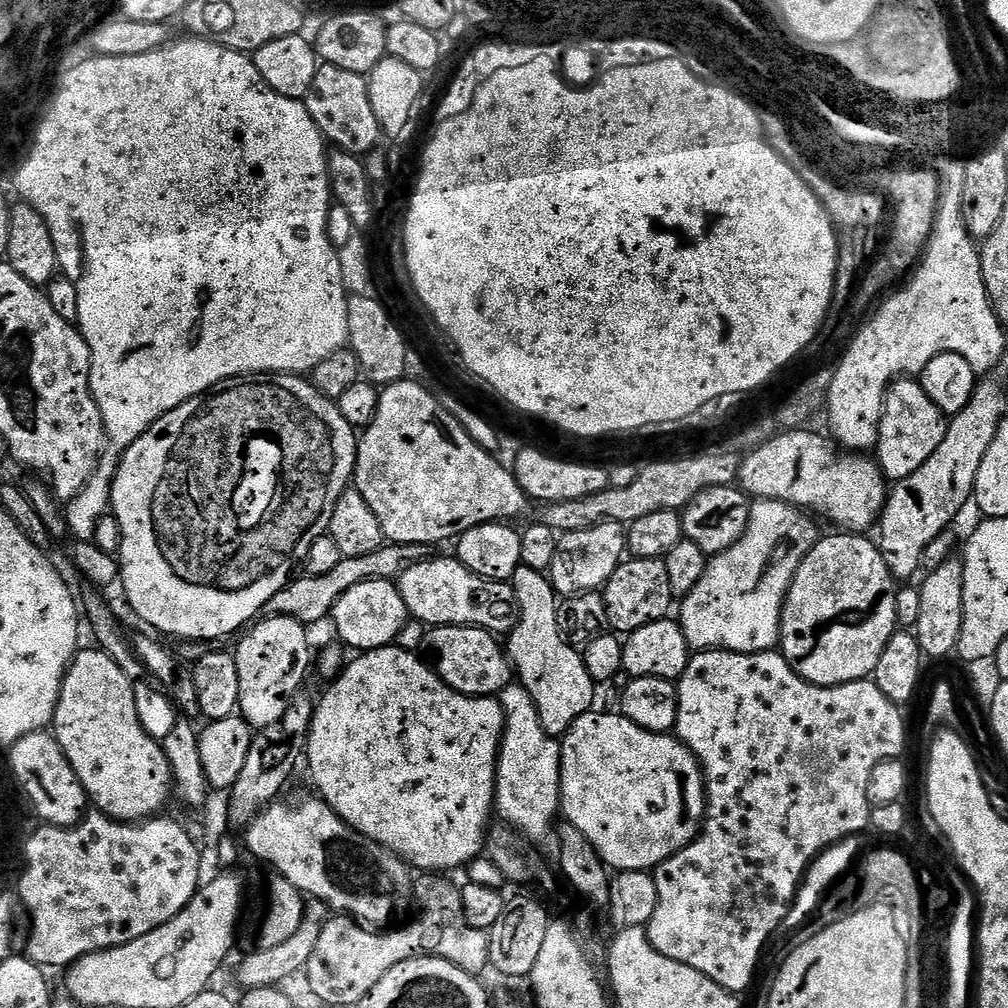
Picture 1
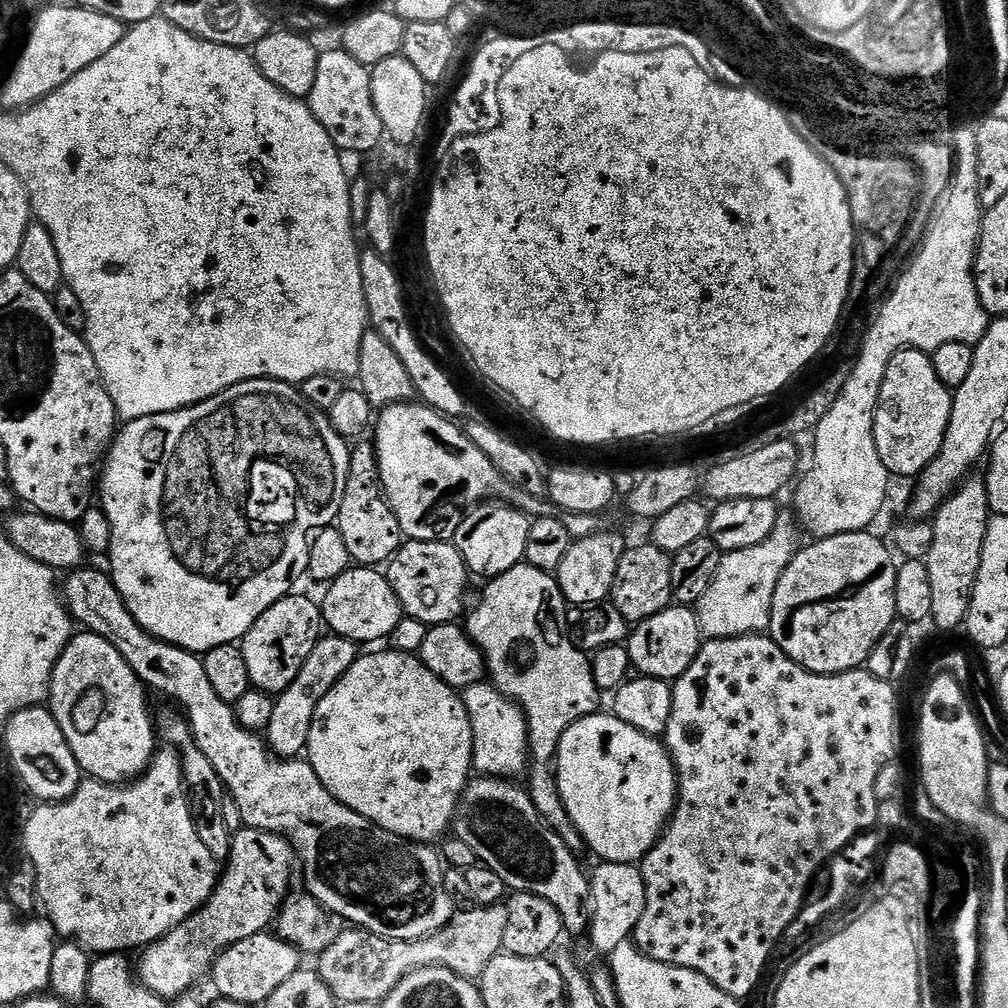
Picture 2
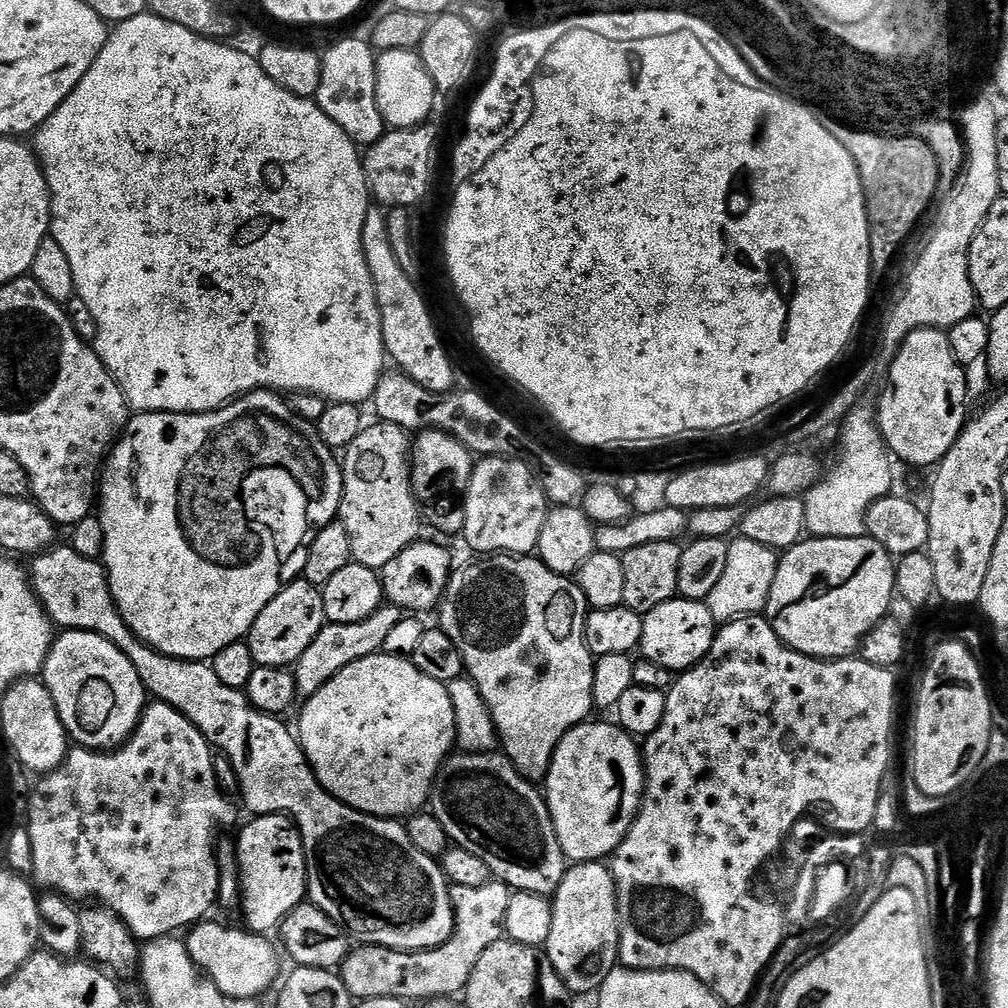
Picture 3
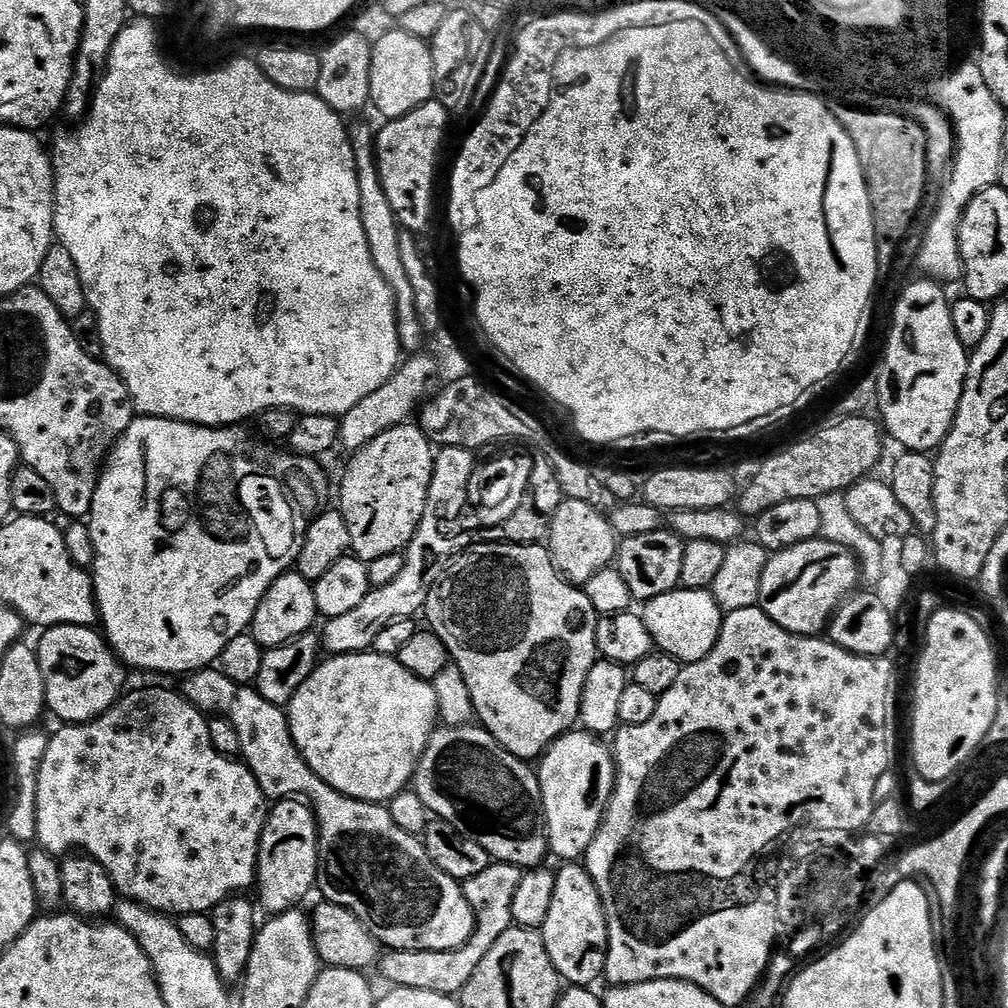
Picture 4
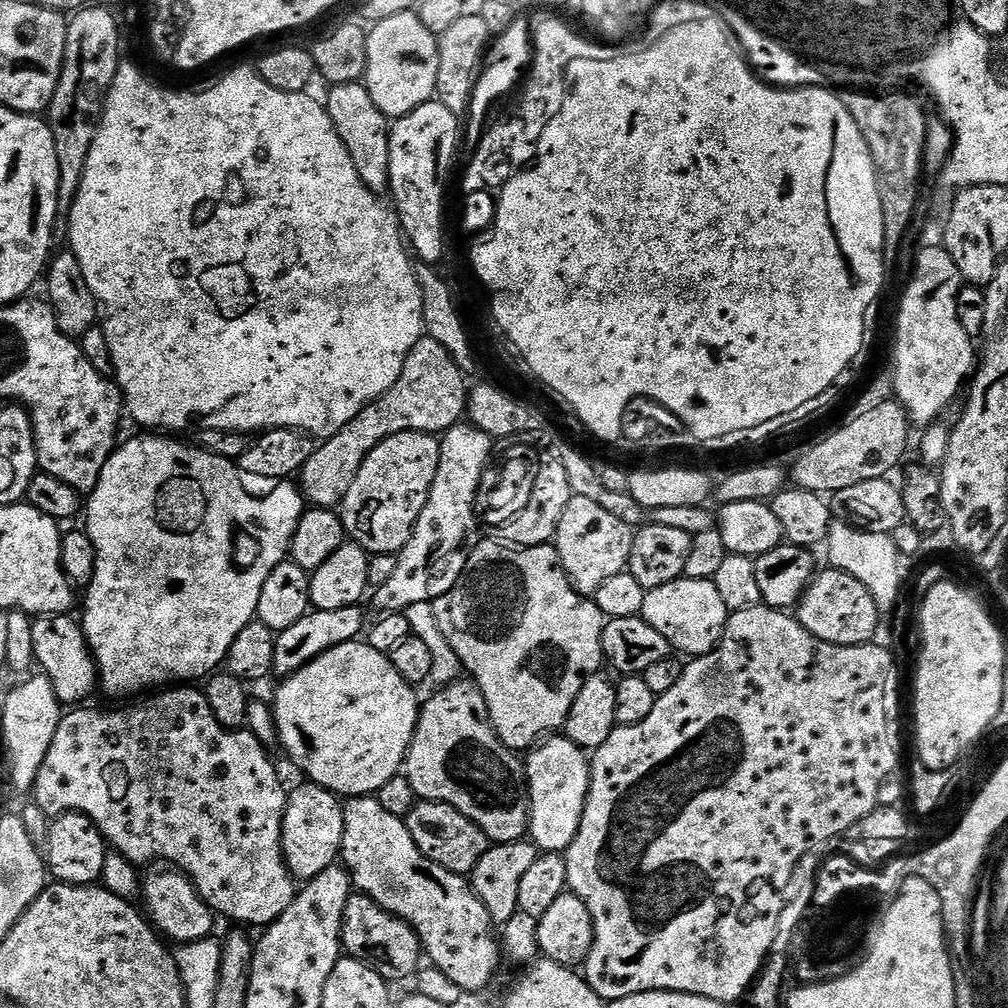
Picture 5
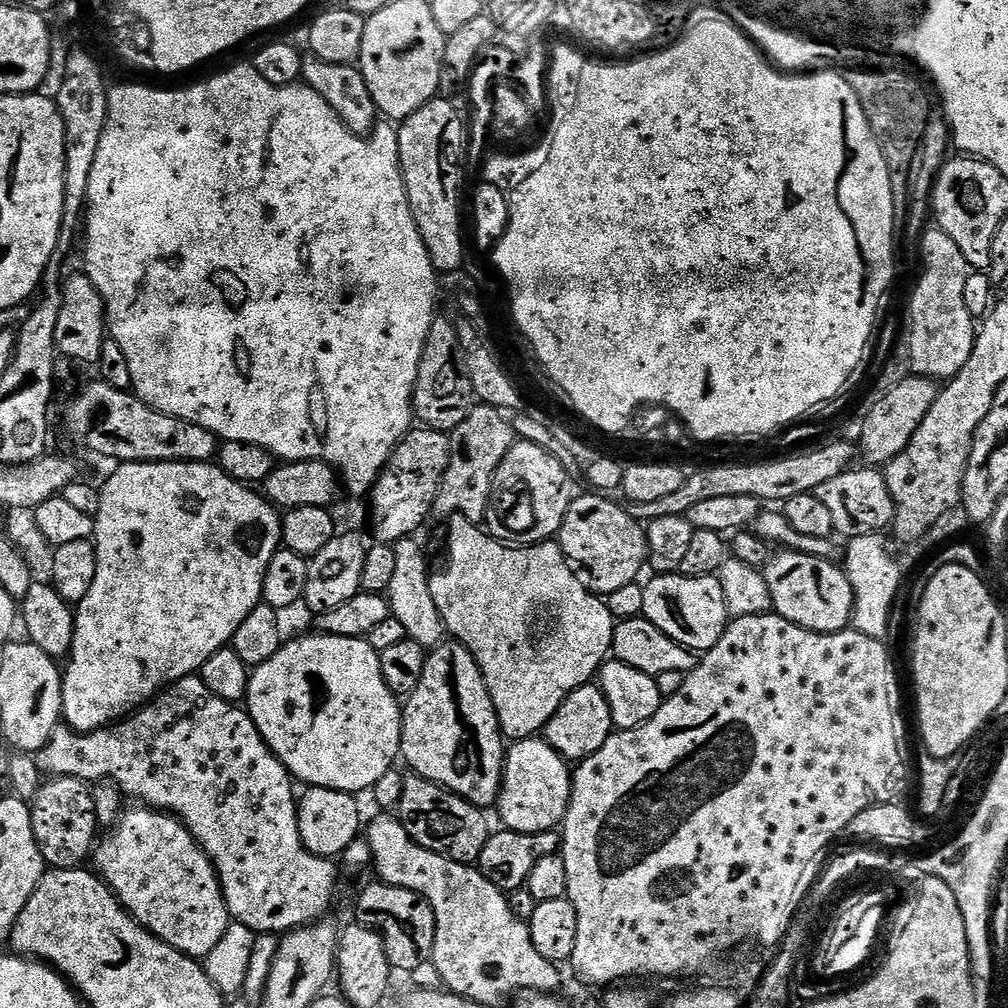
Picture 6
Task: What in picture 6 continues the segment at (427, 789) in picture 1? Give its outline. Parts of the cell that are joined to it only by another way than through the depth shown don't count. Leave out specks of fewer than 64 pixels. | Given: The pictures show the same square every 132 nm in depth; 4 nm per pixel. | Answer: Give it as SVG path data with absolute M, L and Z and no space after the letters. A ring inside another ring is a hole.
M311 634L312 636L300 636L297 640L281 643L278 654L270 658L270 662L262 662L257 668L251 669L248 693L246 697L246 711L258 726L262 738L271 748L281 762L286 765L289 772L304 786L313 788L333 788L339 792L351 792L353 794L367 793L401 759L400 735L402 734L401 709L402 704L396 695L386 686L386 678L382 678L382 662L380 653L375 652L364 638L342 638L341 636L325 636L323 634Z

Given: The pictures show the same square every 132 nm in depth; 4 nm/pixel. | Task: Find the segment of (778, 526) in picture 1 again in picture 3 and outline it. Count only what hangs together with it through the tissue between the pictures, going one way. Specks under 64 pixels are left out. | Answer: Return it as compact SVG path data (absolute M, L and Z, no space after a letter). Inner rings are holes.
M743 538L733 539L726 554L726 570L722 574L722 579L718 581L718 586L710 590L706 601L712 617L718 622L727 622L738 620L741 616L763 613L767 606L767 596L770 594L777 561L777 549L767 548L758 542L750 542Z

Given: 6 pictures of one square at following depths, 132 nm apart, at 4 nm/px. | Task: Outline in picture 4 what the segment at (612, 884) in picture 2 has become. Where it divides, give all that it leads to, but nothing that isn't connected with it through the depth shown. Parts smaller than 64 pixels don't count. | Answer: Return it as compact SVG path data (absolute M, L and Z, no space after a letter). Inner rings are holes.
M568 862L556 872L554 899L550 902L550 914L542 929L546 954L554 962L561 981L565 985L588 988L604 975L608 957L608 923L598 894L598 886L590 878L587 867L580 862Z

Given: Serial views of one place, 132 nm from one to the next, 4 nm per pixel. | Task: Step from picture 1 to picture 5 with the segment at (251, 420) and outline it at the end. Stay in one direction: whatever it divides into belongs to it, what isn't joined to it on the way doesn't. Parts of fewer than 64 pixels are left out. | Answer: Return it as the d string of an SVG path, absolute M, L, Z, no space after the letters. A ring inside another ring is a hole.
M164 434L140 435L144 436L136 436L125 444L123 441L117 447L106 466L102 466L102 478L98 478L98 486L86 500L86 531L90 542L94 542L96 569L92 585L86 589L88 601L84 604L82 627L84 637L88 639L88 648L96 660L99 687L105 688L112 696L128 696L124 698L132 698L149 690L160 690L165 686L176 686L181 682L203 681L227 661L230 646L234 646L234 638L238 638L244 627L256 620L262 586L266 586L266 578L270 578L272 571L289 555L294 530L306 510L304 494L291 479L257 478L254 474L246 474L237 461L210 454L195 443L183 444L180 441L183 439L169 438Z

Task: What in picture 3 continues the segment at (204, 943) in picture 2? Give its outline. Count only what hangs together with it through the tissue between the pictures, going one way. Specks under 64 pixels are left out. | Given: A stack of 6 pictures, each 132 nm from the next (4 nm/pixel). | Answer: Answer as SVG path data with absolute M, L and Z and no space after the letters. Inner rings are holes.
M287 814L257 816L249 821L249 824L241 830L240 841L237 842L234 851L238 857L240 894L246 900L248 896L247 927L257 934L272 934L299 904L305 903L308 896L308 859L304 849L304 838L295 820Z

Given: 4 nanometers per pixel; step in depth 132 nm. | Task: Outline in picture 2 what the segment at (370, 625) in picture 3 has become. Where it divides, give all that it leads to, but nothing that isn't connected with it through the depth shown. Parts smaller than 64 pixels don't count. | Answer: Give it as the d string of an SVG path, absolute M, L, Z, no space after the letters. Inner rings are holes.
M335 634L321 635L320 641L310 650L310 658L302 662L302 670L298 670L298 678L286 686L274 699L274 714L270 714L266 729L266 743L269 752L281 758L296 758L308 747L310 726L314 722L314 710L318 710L318 702L330 694L330 690L354 666L361 656L361 649L353 642Z

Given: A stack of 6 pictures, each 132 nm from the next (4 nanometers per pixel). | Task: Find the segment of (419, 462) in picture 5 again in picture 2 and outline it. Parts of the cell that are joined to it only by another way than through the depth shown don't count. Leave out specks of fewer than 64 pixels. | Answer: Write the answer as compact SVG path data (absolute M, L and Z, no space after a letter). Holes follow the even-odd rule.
M360 442L351 449L350 470L346 478L346 490L342 494L340 513L336 515L346 550L356 566L384 566L392 559L402 543L402 533L394 510L390 510L384 489L380 487L380 471L375 447L371 443Z

